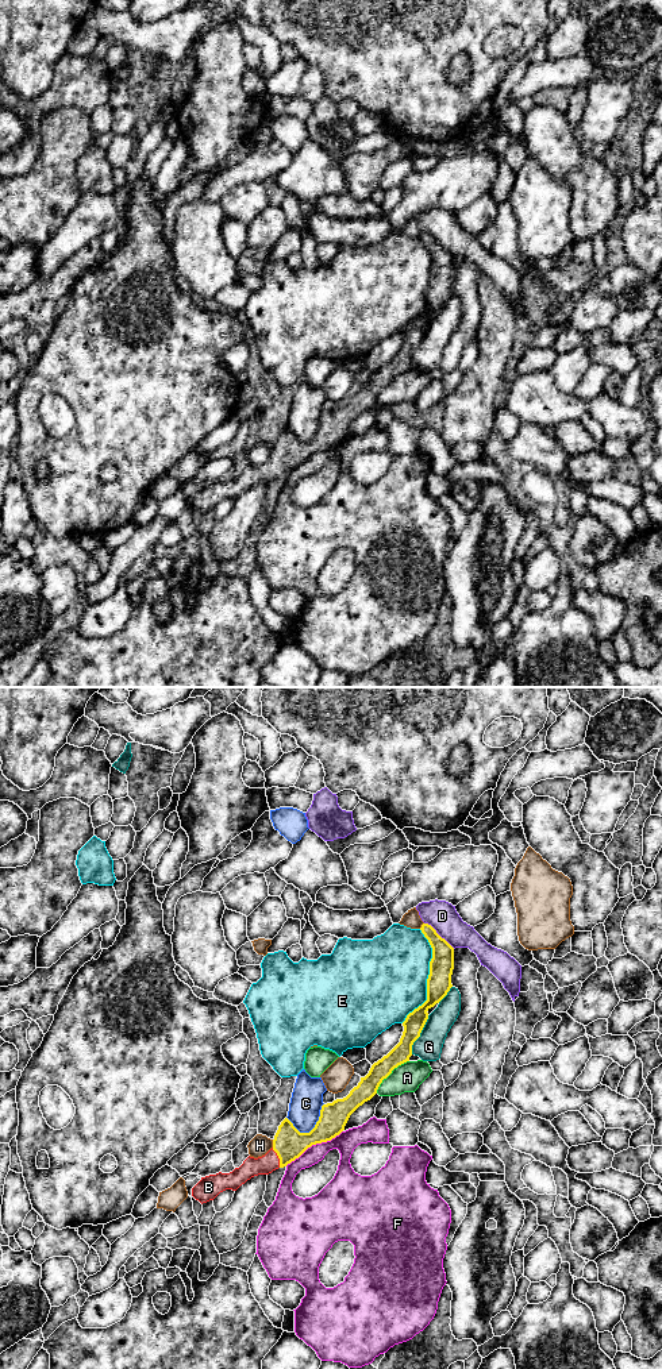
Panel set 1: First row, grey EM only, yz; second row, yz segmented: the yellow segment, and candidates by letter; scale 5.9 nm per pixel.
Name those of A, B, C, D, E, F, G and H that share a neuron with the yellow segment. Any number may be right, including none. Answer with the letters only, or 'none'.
B

